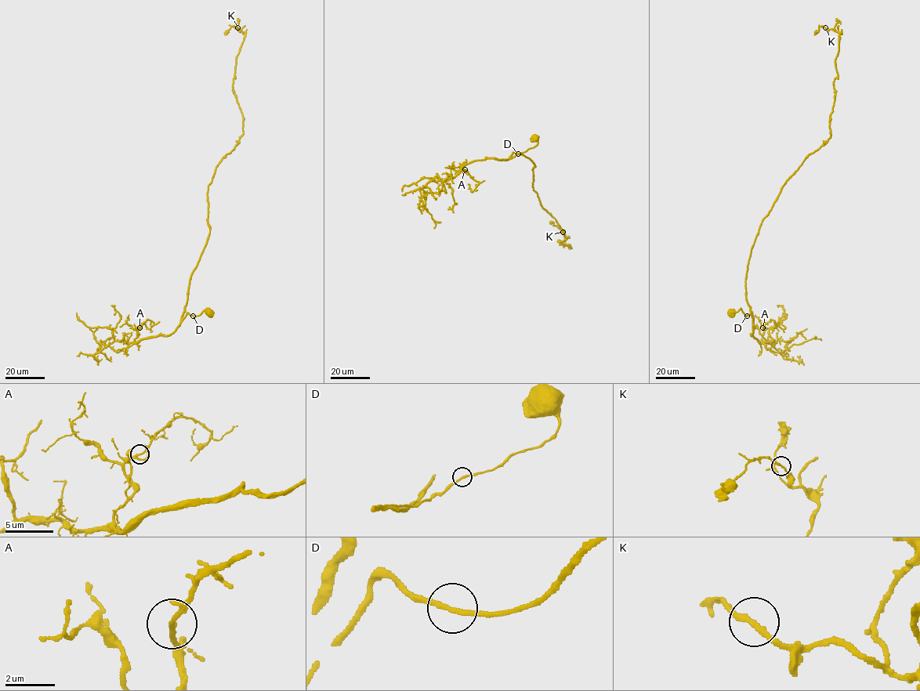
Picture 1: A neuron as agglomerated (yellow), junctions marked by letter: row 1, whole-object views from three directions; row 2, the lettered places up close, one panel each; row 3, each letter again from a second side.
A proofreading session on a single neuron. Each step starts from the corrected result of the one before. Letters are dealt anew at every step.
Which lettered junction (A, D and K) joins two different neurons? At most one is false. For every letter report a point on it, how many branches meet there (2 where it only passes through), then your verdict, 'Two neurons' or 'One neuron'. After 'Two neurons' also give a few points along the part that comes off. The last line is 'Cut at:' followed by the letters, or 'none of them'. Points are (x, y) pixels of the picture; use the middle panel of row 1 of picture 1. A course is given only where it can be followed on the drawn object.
A: Place: (465, 169). Branches: 2. One neuron
D: Place: (518, 153). Branches: 2. One neuron
K: Place: (563, 232). Branches: 2. One neuron
Cut at: none of them

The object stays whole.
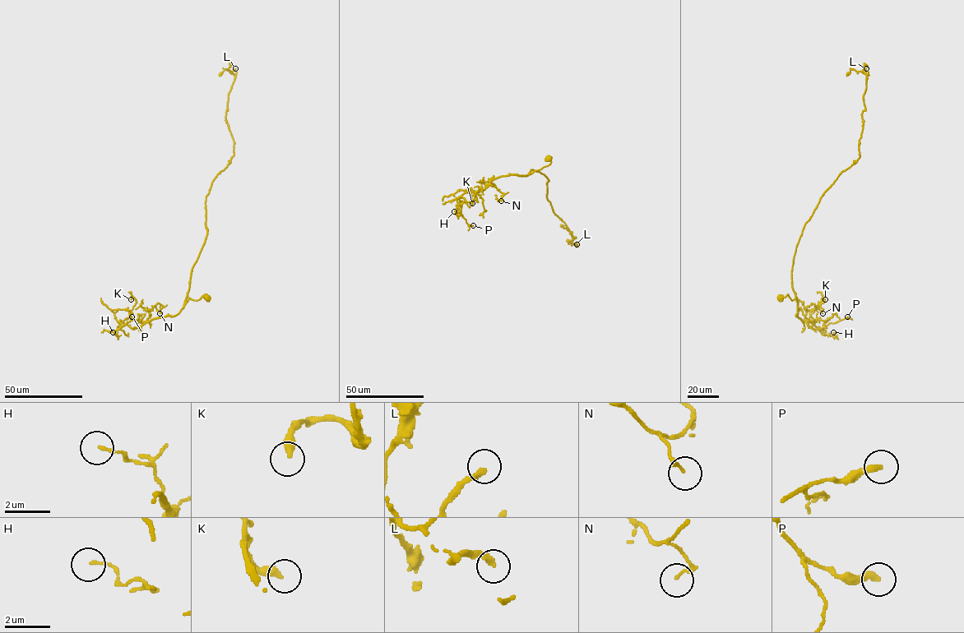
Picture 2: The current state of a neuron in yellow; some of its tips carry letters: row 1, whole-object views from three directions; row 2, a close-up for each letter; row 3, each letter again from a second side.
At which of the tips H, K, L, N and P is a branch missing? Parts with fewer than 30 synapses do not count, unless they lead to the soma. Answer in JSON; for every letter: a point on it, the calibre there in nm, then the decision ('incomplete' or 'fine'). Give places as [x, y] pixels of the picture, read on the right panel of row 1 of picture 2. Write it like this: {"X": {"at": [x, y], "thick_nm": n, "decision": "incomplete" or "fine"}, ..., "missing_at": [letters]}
{"H": {"at": [833, 332], "thick_nm": 90, "decision": "fine"}, "K": {"at": [825, 299], "thick_nm": 360, "decision": "fine"}, "L": {"at": [866, 68], "thick_nm": 240, "decision": "incomplete"}, "N": {"at": [822, 313], "thick_nm": 120, "decision": "fine"}, "P": {"at": [847, 316], "thick_nm": 280, "decision": "fine"}, "missing_at": ["L"]}

